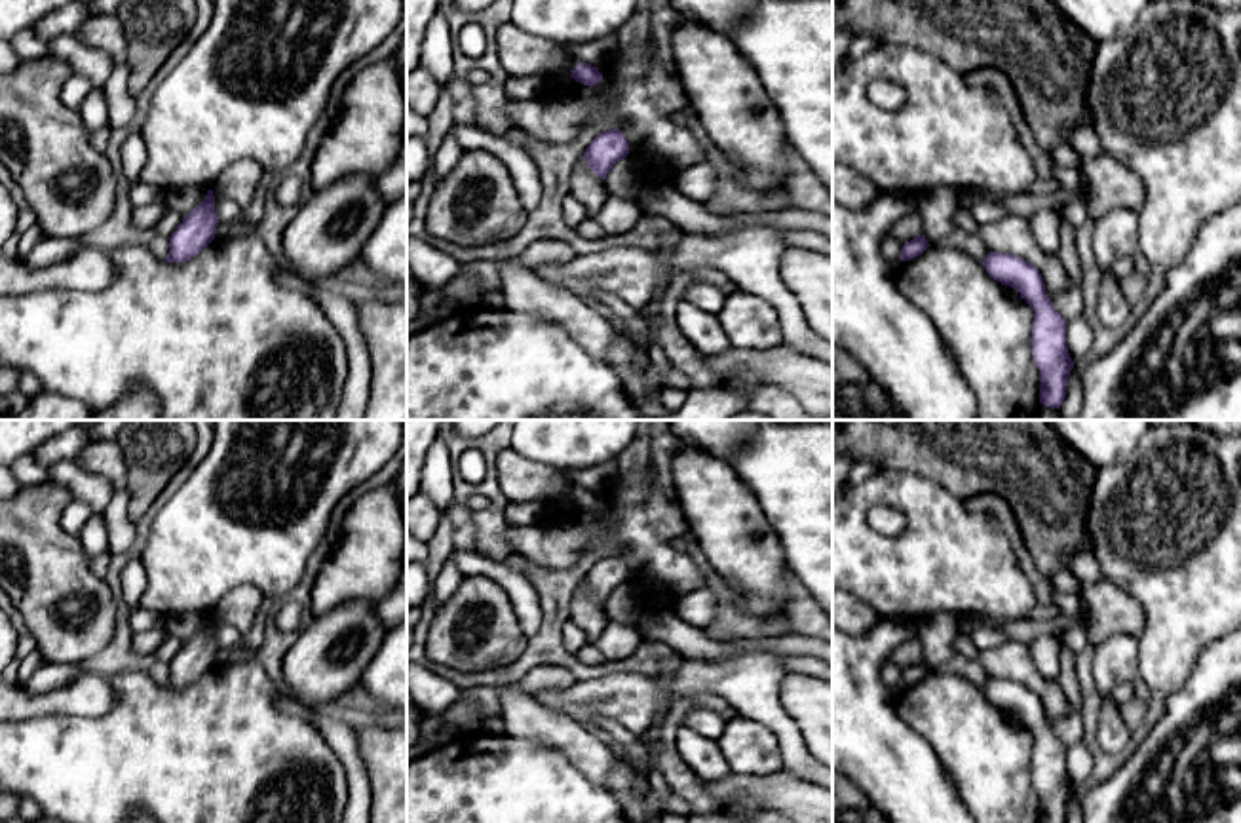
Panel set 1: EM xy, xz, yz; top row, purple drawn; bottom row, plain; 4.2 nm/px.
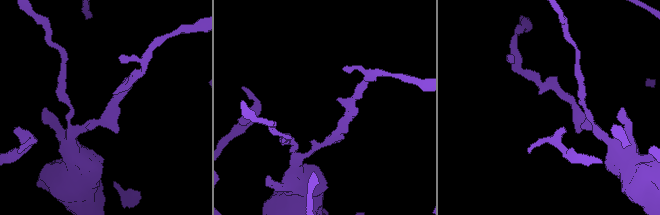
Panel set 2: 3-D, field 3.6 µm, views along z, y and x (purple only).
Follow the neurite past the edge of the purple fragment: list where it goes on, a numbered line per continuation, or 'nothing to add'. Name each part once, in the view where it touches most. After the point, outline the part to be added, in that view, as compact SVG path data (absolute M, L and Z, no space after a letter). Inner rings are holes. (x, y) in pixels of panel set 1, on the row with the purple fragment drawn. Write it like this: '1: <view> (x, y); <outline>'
nothing to add

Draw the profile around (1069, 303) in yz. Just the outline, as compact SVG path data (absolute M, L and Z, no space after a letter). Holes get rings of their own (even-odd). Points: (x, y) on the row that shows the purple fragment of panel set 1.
M1068 281L1068 289L1051 298L1055 310L1066 319L1074 319L1083 314L1083 293L1079 283Z

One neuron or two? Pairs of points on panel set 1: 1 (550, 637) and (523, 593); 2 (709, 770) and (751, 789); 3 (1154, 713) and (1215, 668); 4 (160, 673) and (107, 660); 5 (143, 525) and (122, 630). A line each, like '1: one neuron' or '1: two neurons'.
1: two neurons
2: two neurons
3: two neurons
4: one neuron
5: one neuron

